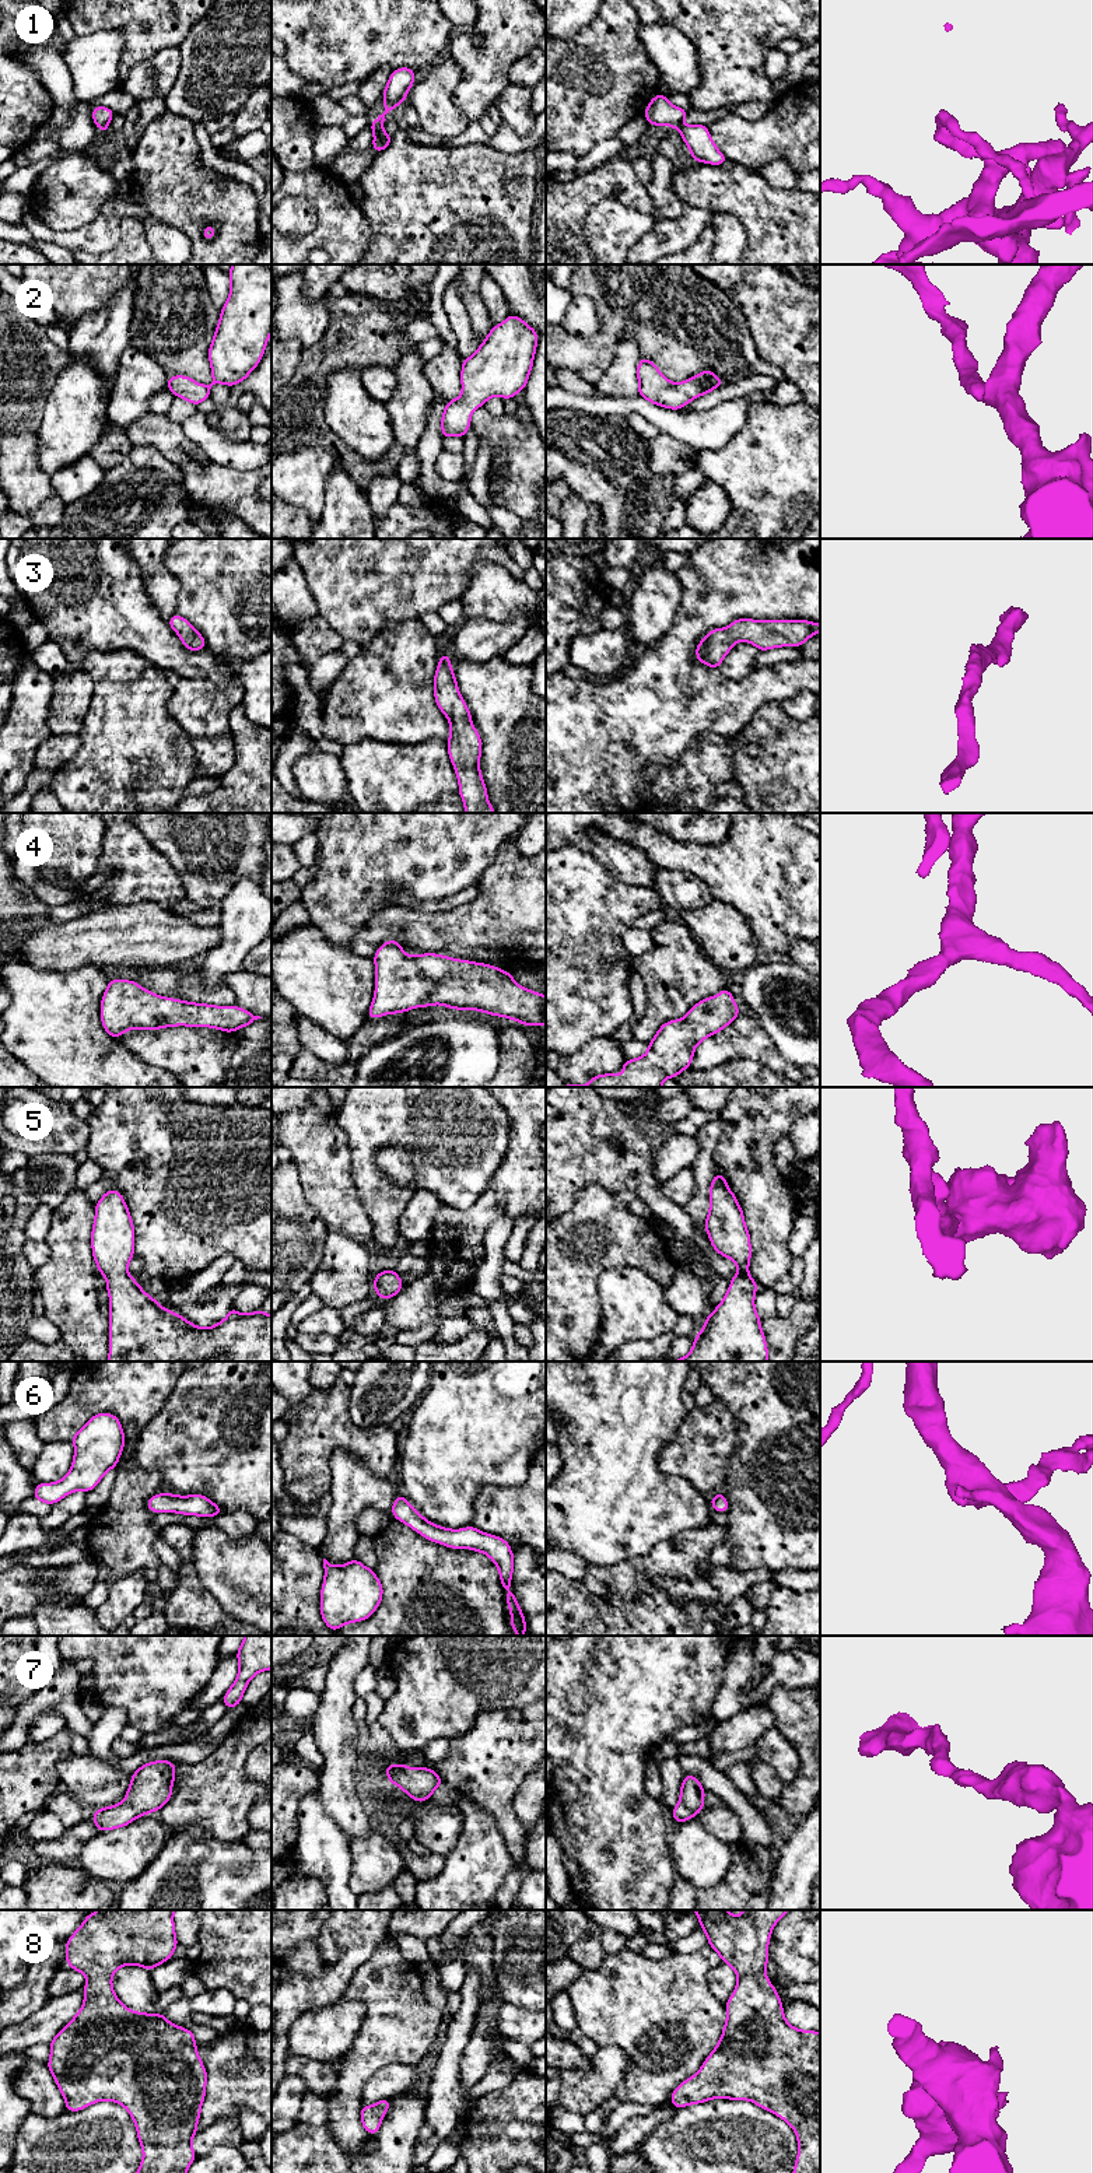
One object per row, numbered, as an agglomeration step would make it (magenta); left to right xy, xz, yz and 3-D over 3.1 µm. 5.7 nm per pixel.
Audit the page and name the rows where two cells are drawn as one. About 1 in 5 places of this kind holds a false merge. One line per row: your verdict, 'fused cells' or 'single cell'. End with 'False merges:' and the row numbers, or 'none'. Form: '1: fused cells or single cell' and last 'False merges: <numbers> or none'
1: single cell
2: single cell
3: single cell
4: single cell
5: single cell
6: single cell
7: single cell
8: single cell
False merges: none

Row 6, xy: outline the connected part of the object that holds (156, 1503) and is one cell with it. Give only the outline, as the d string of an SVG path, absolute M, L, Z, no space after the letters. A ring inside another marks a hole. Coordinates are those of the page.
M167 1493L154 1494L147 1499L151 1513L178 1513L183 1515L216 1517L224 1514L221 1507L203 1494L178 1496Z

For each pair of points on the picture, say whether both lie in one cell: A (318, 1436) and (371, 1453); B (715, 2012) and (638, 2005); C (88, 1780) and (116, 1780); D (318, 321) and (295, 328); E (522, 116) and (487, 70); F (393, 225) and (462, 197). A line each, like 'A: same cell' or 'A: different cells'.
A: same cell
B: same cell
C: same cell
D: same cell
E: different cells
F: same cell

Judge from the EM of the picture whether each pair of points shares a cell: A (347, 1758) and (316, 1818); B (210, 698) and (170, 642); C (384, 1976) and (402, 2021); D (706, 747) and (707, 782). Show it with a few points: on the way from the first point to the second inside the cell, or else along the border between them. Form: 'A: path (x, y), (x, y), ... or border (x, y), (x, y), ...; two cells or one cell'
A: border (316, 1791), (322, 1809), (343, 1832); two cells
B: border (181, 676), (214, 680), (230, 679); two cells
C: path (391, 1987), (396, 2009); one cell
D: path (706, 756), (706, 774); one cell

